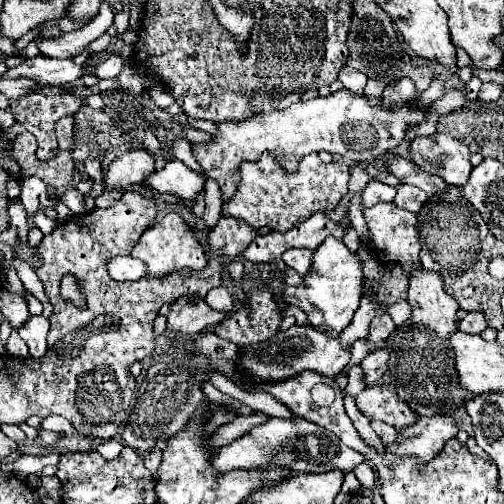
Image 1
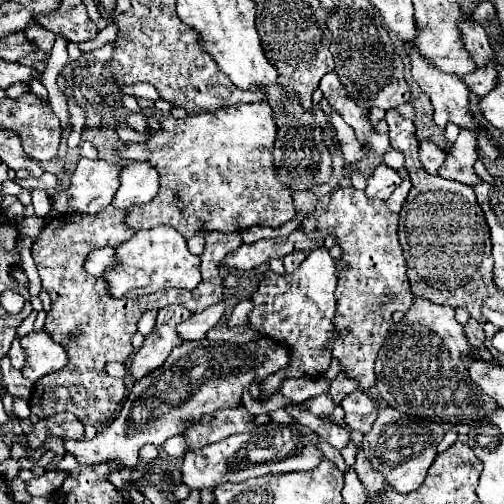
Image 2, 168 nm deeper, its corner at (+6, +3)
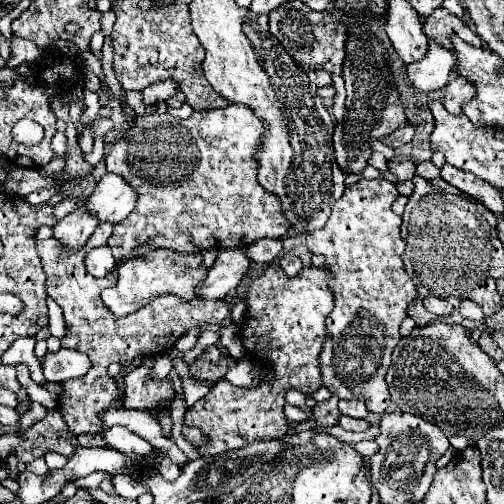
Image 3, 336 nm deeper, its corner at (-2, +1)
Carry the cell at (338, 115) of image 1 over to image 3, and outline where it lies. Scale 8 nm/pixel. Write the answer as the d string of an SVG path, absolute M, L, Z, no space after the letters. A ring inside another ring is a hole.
M226 105L226 107L218 107L218 109L208 109L208 111L194 111L188 119L178 119L170 113L148 113L144 117L136 117L136 123L130 131L126 131L106 153L106 169L118 175L124 175L124 179L128 179L128 183L132 183L132 187L136 187L138 193L138 203L136 209L132 211L132 215L128 215L128 219L116 223L114 233L108 239L108 247L112 249L112 255L116 257L116 261L130 257L132 253L138 253L136 247L144 247L140 251L140 255L144 255L148 249L156 249L156 247L168 247L174 251L188 251L188 253L198 253L204 249L228 249L228 247L240 247L240 245L250 245L262 237L268 239L278 239L282 235L288 233L290 229L290 221L286 219L286 215L282 213L280 207L280 199L276 199L274 193L266 191L260 183L258 183L258 153L262 151L262 137L268 131L268 123L264 123L264 119L258 119L258 115L246 107L246 105Z

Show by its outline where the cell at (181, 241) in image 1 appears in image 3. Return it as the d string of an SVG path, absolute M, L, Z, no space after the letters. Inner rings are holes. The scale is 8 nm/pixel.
M150 249L146 255L136 255L120 261L116 265L116 271L118 271L118 283L102 291L102 301L112 313L130 315L132 311L138 311L140 307L148 305L152 299L160 295L172 293L182 297L184 301L196 299L200 295L198 287L206 275L206 265L200 253L178 253L174 249Z

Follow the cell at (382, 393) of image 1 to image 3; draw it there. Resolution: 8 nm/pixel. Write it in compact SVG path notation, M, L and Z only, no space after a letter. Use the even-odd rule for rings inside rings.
M342 399L342 401L338 403L338 409L340 409L342 415L358 417L358 419L362 419L362 417L368 415L368 407L364 407L364 401L360 401L360 399L352 399L352 401Z

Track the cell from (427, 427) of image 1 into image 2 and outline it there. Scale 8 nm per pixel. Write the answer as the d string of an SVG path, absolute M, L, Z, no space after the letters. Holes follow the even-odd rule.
M386 407L378 411L372 431L364 435L362 451L368 457L372 469L382 473L388 485L396 493L410 493L424 483L426 473L436 457L436 445L442 441L442 437L444 437L444 429L438 423L410 419L410 417L404 417L404 413L398 413L396 409Z

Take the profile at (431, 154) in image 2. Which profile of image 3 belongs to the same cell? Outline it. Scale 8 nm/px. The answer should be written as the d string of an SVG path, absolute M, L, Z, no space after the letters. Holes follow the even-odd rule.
M428 159L428 161L420 161L416 165L416 173L422 175L424 179L434 179L434 177L440 177L440 169Z

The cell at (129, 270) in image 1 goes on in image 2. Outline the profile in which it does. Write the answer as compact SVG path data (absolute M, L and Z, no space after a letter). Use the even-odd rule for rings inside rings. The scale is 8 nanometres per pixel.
M102 247L102 249L94 249L88 253L86 261L84 261L84 269L86 273L94 275L94 277L102 277L104 269L108 269L114 263L114 249L112 247Z

